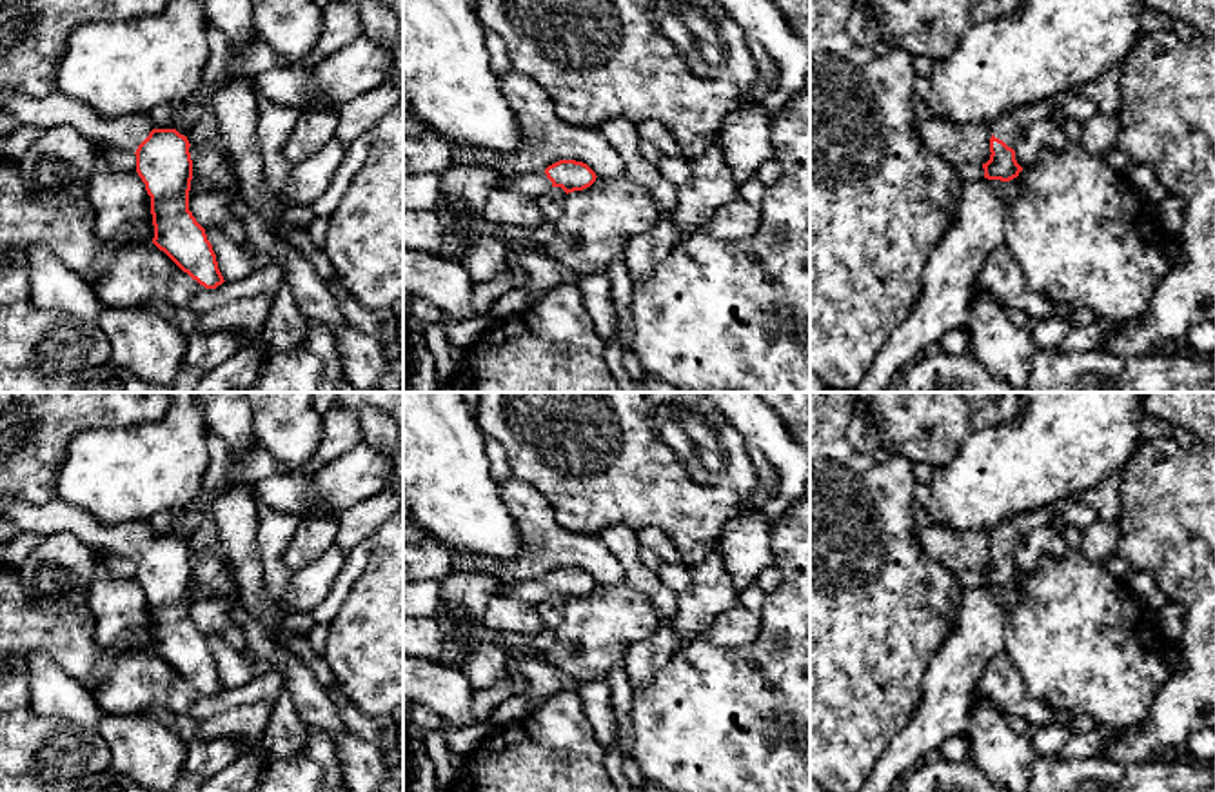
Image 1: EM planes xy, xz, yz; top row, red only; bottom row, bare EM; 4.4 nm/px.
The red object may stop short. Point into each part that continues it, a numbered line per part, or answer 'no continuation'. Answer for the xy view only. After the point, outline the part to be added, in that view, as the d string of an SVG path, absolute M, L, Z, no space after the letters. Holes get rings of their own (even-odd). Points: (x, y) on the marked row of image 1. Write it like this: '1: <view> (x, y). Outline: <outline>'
1: xy (57, 108). Outline: M58 87L44 96L9 93L0 98L0 107L11 113L20 125L51 129L71 125L96 147L113 147L136 153L153 131L149 114L118 120L102 118L89 105L67 96Z

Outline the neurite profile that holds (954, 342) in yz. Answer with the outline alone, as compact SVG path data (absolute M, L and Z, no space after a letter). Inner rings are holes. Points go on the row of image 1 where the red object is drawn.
M948 331L939 342L941 351L948 354L966 354L970 352L970 340L964 331Z

